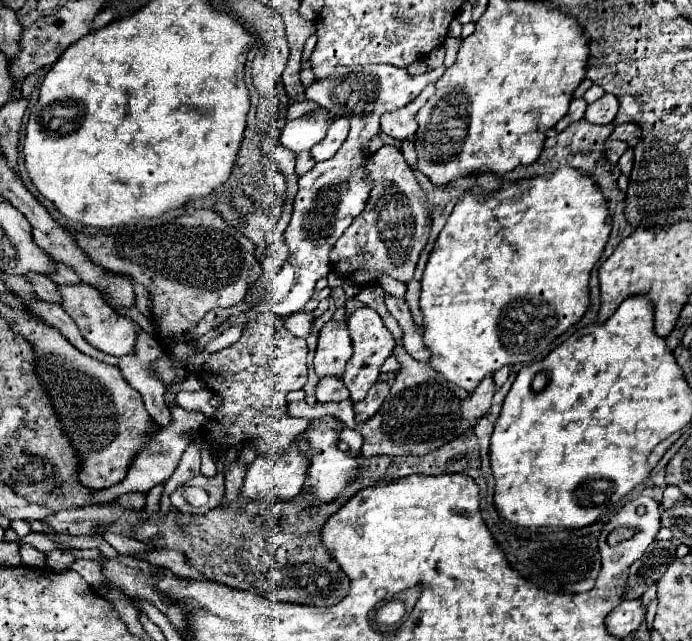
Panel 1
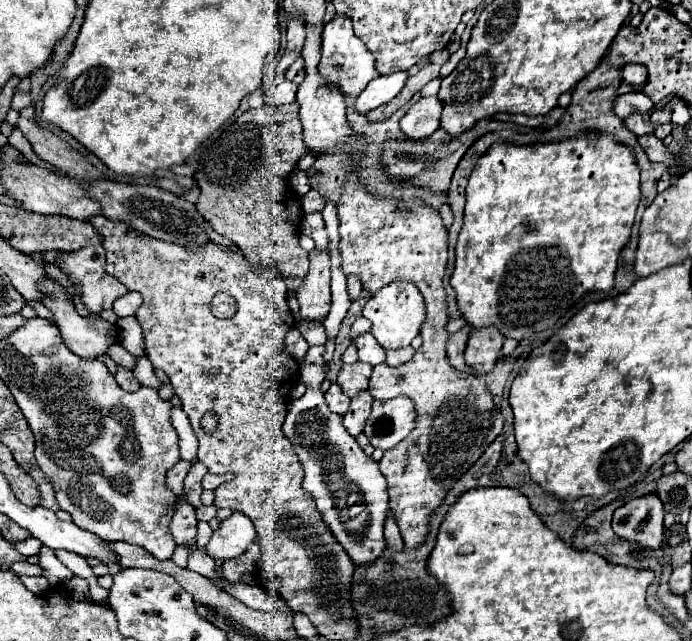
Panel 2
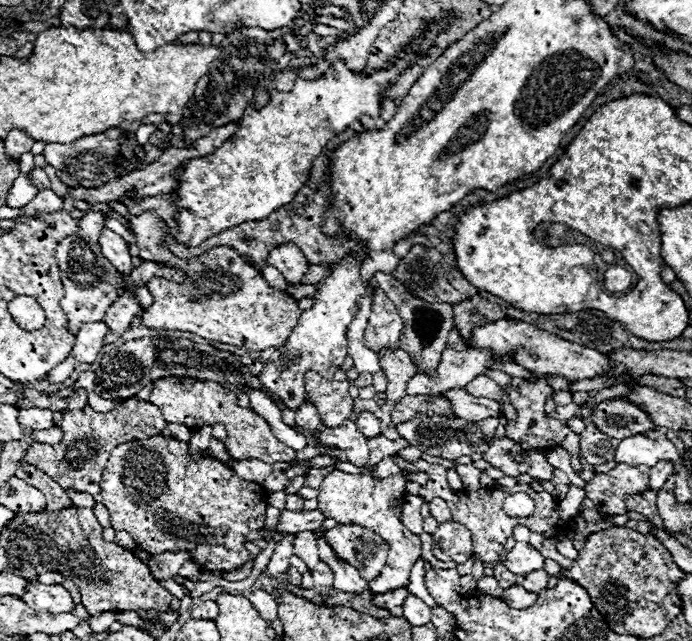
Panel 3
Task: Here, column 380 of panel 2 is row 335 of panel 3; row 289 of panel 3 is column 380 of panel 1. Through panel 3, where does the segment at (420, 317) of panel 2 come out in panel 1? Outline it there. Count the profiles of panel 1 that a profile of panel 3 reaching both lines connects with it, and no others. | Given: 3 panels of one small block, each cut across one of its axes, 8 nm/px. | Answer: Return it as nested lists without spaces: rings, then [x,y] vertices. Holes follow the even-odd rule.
[[[364,306],[364,308],[356,310],[354,314],[350,314],[350,318],[348,318],[348,330],[350,330],[354,354],[350,356],[350,360],[346,364],[342,380],[344,380],[346,388],[350,390],[350,400],[356,402],[356,400],[364,400],[366,392],[370,390],[370,386],[378,380],[382,362],[392,354],[394,338],[390,334],[390,330],[382,324],[382,318],[378,316],[378,312],[372,310],[372,308],[368,308],[368,306]]]

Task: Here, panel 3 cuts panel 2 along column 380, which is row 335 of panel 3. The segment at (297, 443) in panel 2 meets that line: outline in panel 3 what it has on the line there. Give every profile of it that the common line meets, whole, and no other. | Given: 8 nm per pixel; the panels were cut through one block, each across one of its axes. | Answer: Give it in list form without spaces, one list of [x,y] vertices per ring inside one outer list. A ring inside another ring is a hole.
[[[498,320],[498,322],[486,324],[486,328],[476,328],[472,340],[474,340],[474,346],[492,348],[492,352],[500,356],[506,356],[508,352],[516,352],[516,364],[536,374],[562,374],[568,380],[584,380],[584,378],[604,376],[612,368],[612,362],[608,360],[608,356],[600,352],[592,352],[592,348],[584,348],[580,344],[560,340],[550,332],[536,330],[536,326],[530,326],[518,320],[512,320],[512,322]]]

